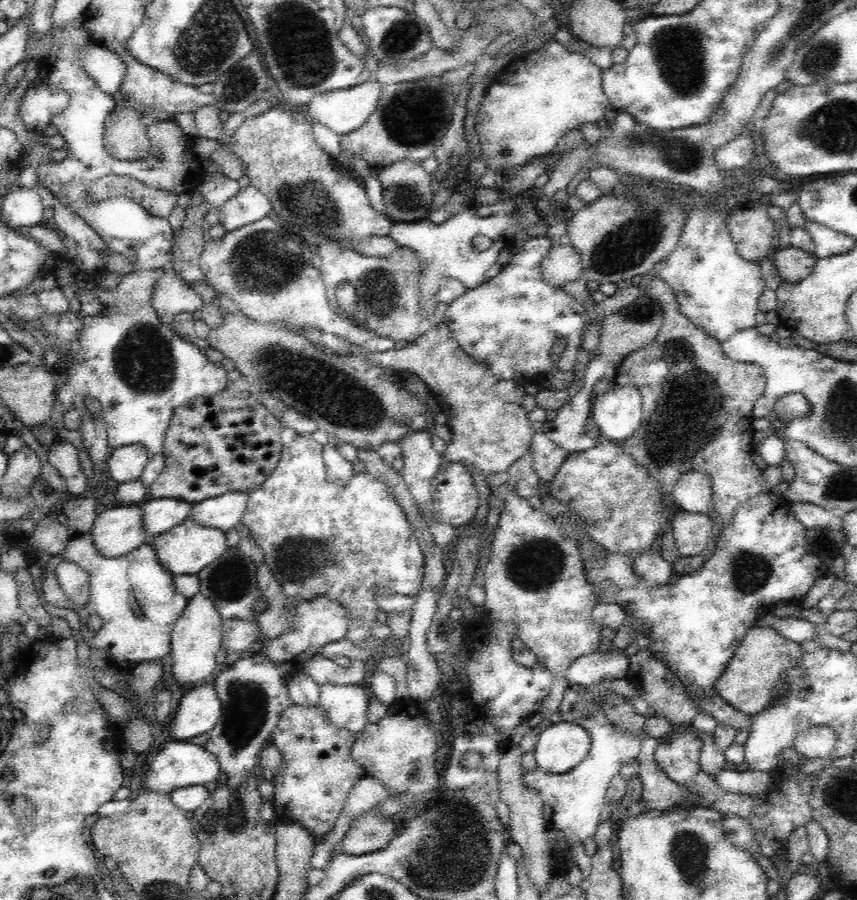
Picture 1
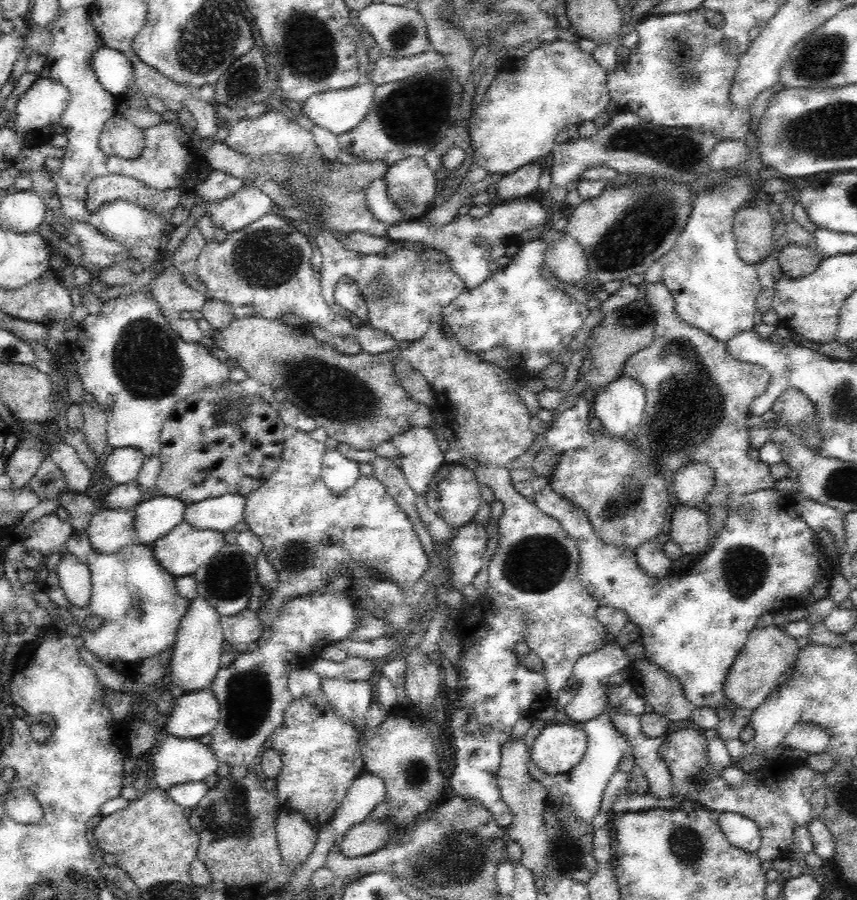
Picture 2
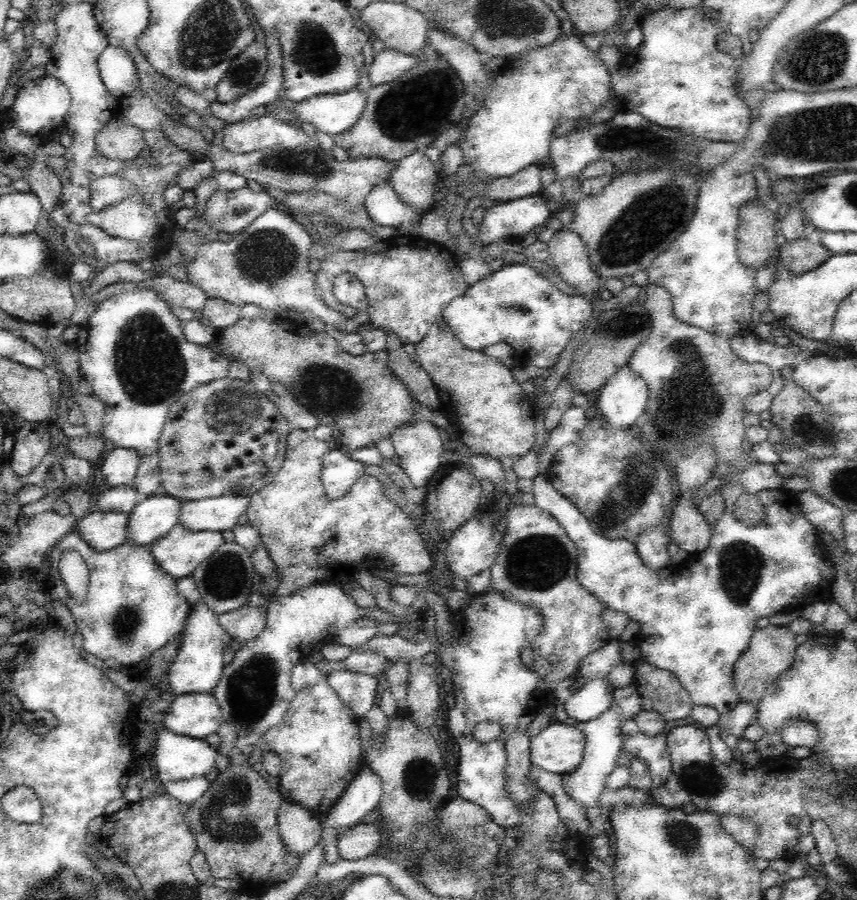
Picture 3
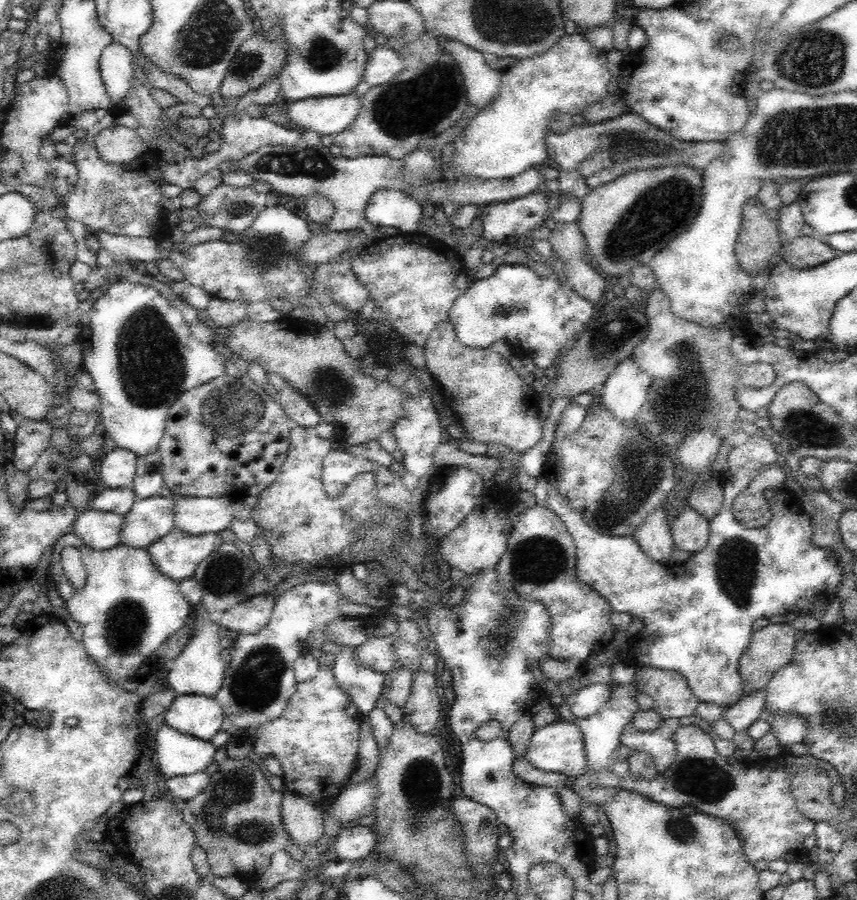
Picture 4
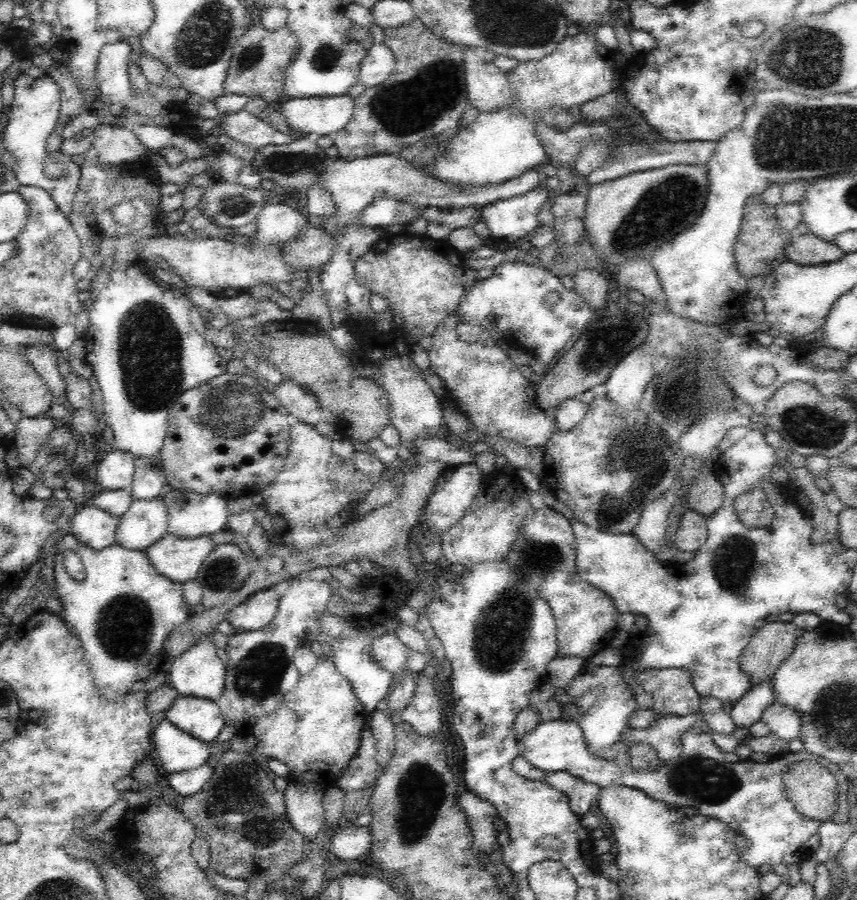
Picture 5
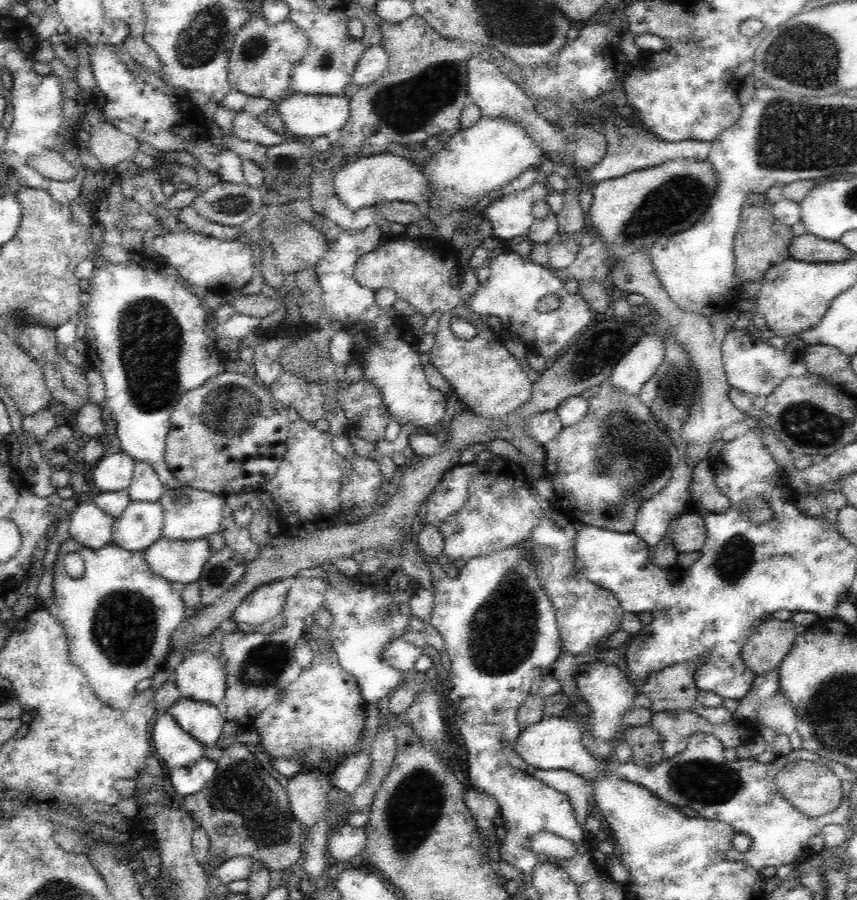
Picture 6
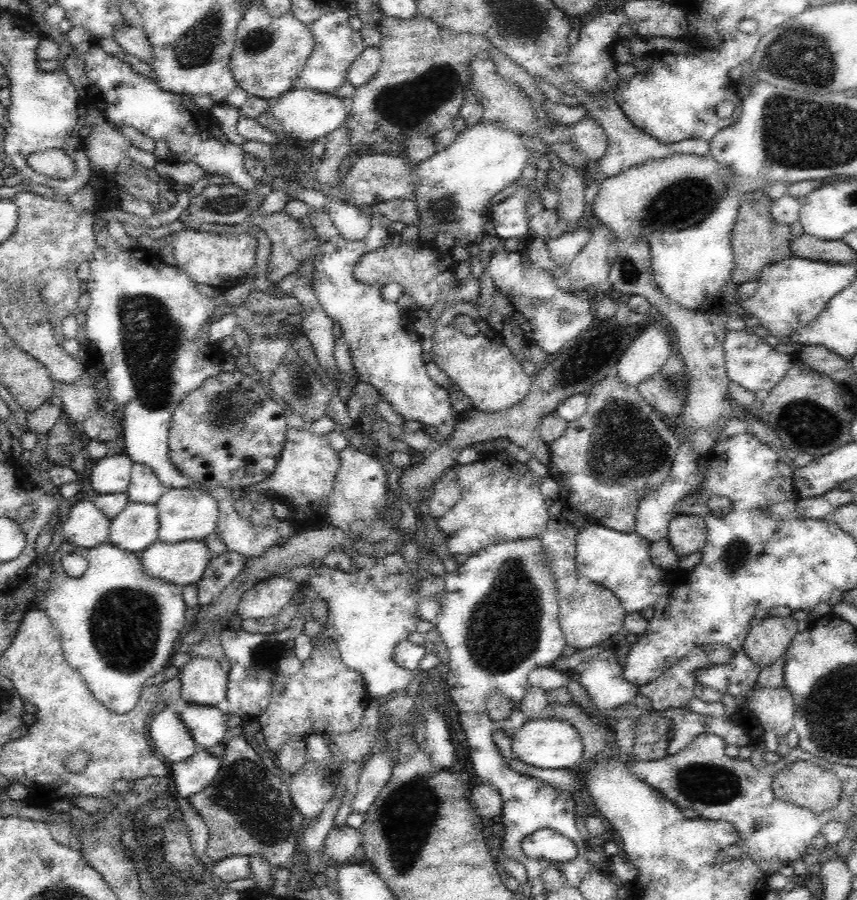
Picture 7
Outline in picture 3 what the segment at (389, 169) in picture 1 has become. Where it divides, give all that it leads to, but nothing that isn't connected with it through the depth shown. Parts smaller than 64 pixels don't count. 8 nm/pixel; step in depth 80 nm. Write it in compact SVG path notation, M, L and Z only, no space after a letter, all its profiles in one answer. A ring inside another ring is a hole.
M418 150L397 161L395 171L391 174L389 183L395 188L398 196L410 206L413 206L420 213L429 213L438 205L434 201L437 176L439 171L434 167L433 162L425 155L425 151Z

